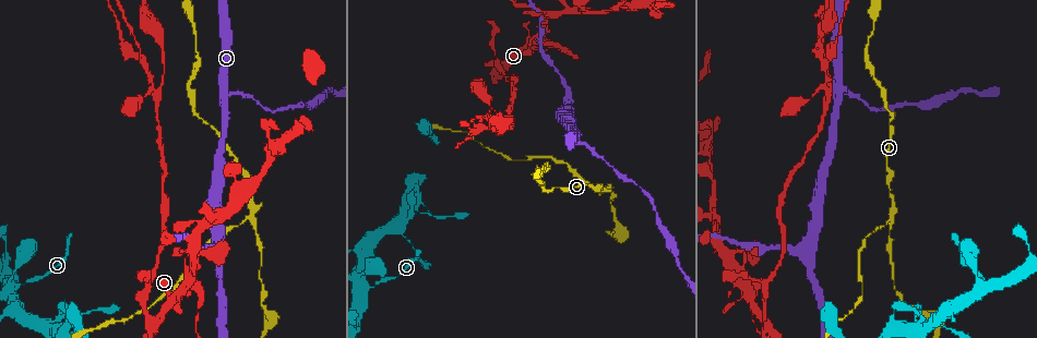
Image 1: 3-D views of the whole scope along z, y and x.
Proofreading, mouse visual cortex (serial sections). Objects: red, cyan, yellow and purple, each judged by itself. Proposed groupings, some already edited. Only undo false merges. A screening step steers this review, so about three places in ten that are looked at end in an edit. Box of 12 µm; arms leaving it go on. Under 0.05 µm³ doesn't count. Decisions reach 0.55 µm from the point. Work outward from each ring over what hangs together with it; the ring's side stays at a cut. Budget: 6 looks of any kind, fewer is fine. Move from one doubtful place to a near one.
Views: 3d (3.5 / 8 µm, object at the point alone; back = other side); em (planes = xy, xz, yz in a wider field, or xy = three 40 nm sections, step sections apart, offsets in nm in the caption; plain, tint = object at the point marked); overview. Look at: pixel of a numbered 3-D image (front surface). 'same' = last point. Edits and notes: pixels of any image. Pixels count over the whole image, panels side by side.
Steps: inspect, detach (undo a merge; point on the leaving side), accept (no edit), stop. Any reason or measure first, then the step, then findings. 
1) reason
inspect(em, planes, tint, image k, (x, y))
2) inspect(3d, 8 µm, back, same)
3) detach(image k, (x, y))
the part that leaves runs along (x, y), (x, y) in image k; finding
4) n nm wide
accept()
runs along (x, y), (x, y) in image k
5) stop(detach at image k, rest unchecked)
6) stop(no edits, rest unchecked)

three-way junction
inspect(3d, 8 µm, image 1, (601, 193))

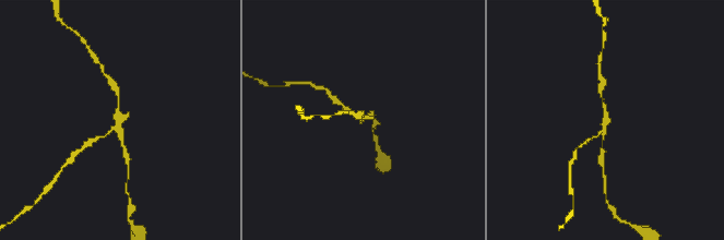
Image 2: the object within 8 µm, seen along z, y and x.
inspect(em, xy, step 3, tint, image 2, (606, 124))

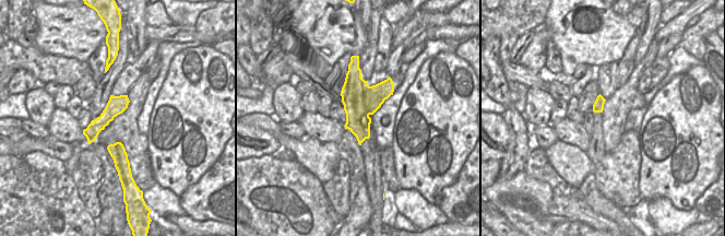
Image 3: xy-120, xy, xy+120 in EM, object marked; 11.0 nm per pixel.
detach(image 2, (335, 100))
the part that leaves runs along (111, 130), (81, 151) in image 2; a second cell is stuck on

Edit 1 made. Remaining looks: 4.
two arms in line, one across
inspect(3d, 3.5 µm, image 1, (764, 316))

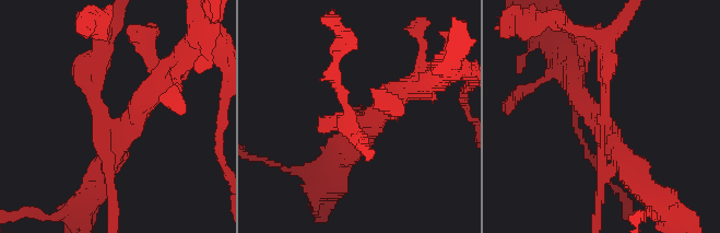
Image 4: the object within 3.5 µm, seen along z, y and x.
3 arms; arms of 150, 300, 350 nm
inspect(em, xy, step 1, tint, image 4, (373, 119))

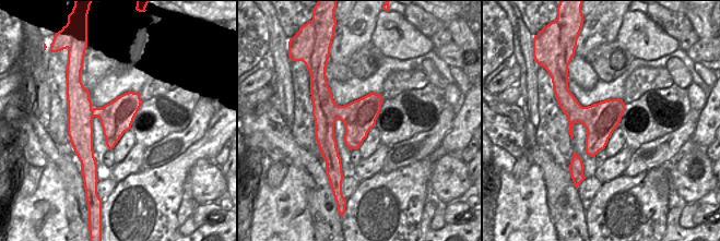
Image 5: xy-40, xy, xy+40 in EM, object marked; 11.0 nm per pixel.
detach(image 4, (110, 205))
the part that leaves runs along (109, 120), (95, 107), (95, 57), (113, 26) in image 4; two cells meet here

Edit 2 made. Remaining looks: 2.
four arms meet
inspect(em, xy, step 5, tint, image 1, (190, 275))

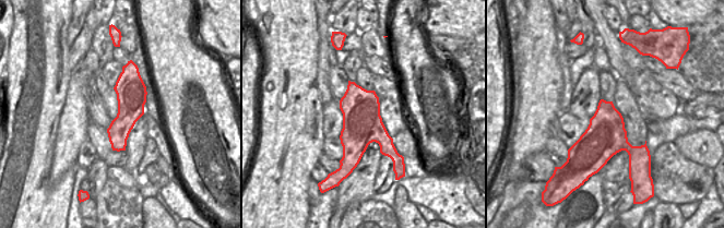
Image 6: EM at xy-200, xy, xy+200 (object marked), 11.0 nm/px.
inspect(3d, 3.5 µm, same)

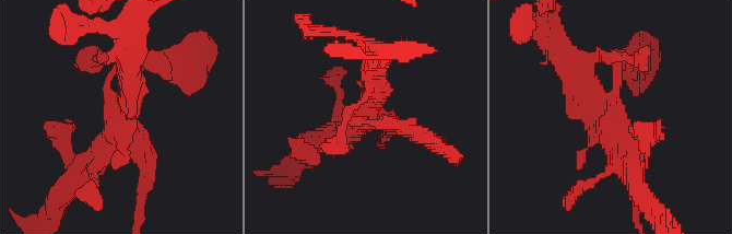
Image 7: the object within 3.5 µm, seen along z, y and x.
440 nm wide
accept()
runs along (125, 70), (127, 117), (115, 147) in image 6; all the same cell

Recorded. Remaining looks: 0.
stop(detach at image 2, detach at image 4, rest unchecked)

